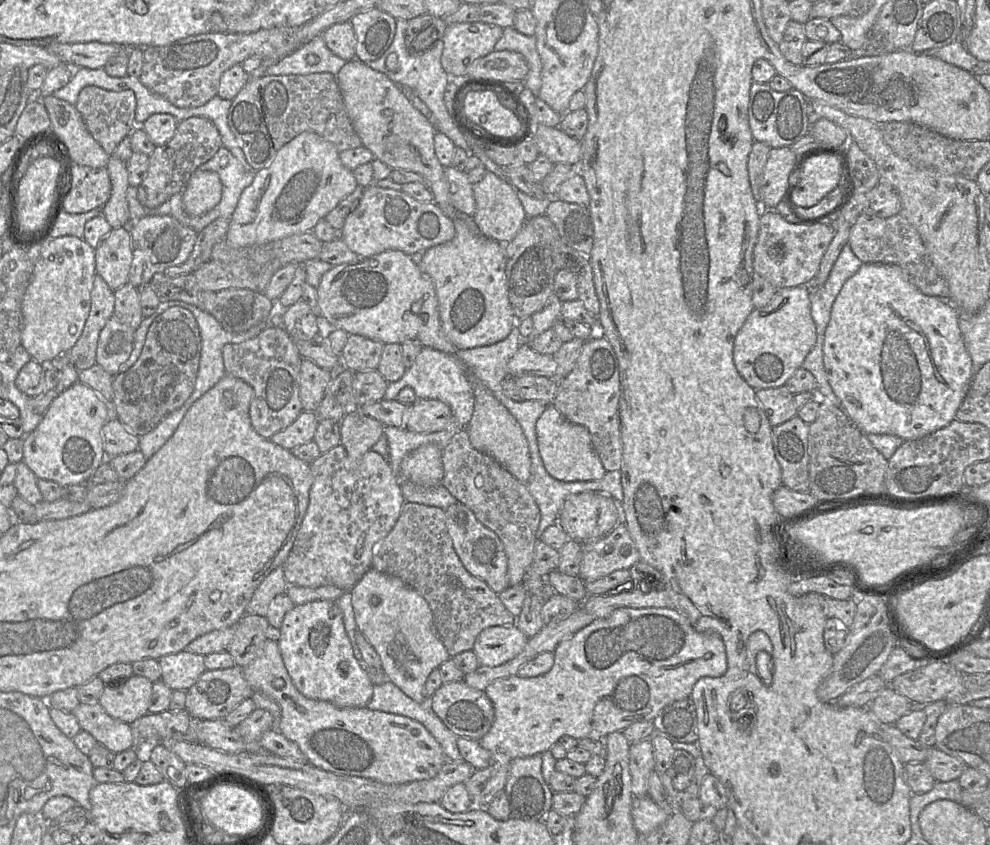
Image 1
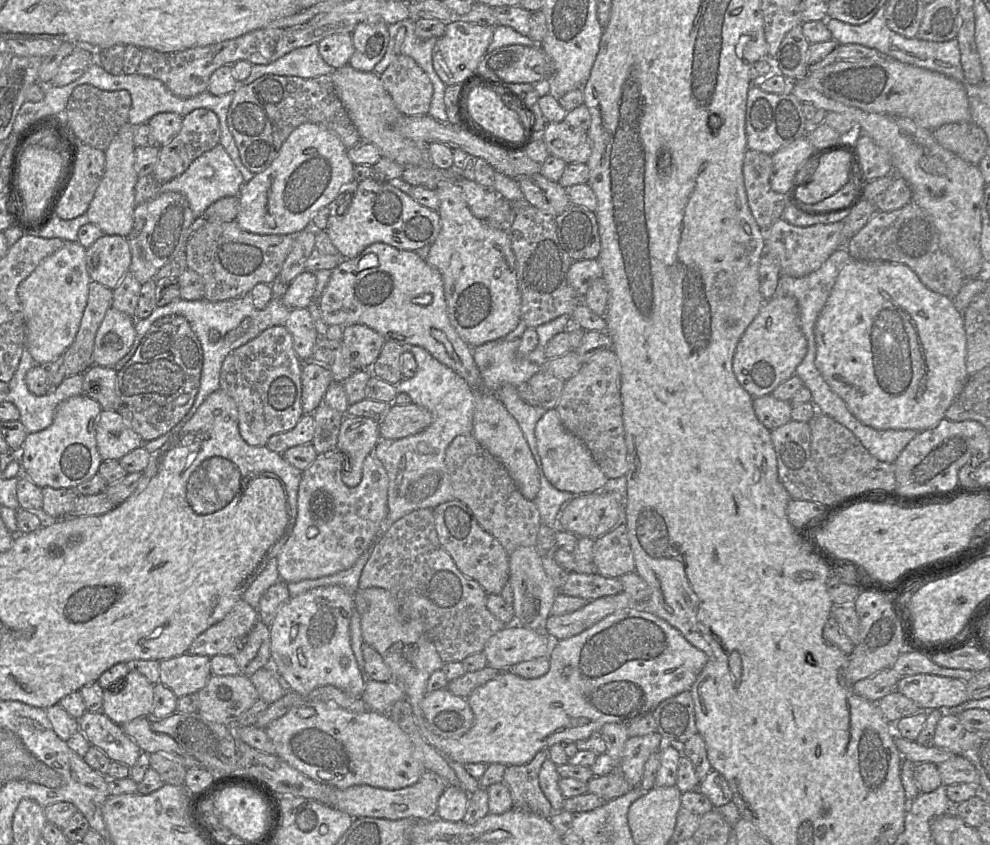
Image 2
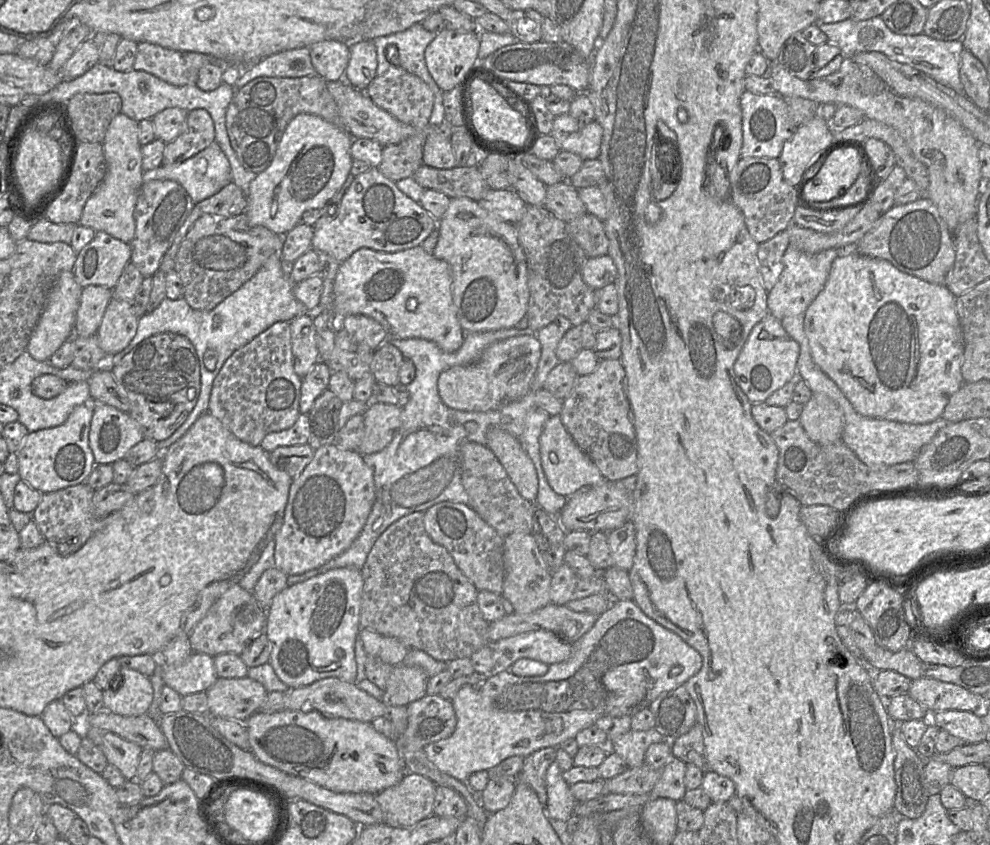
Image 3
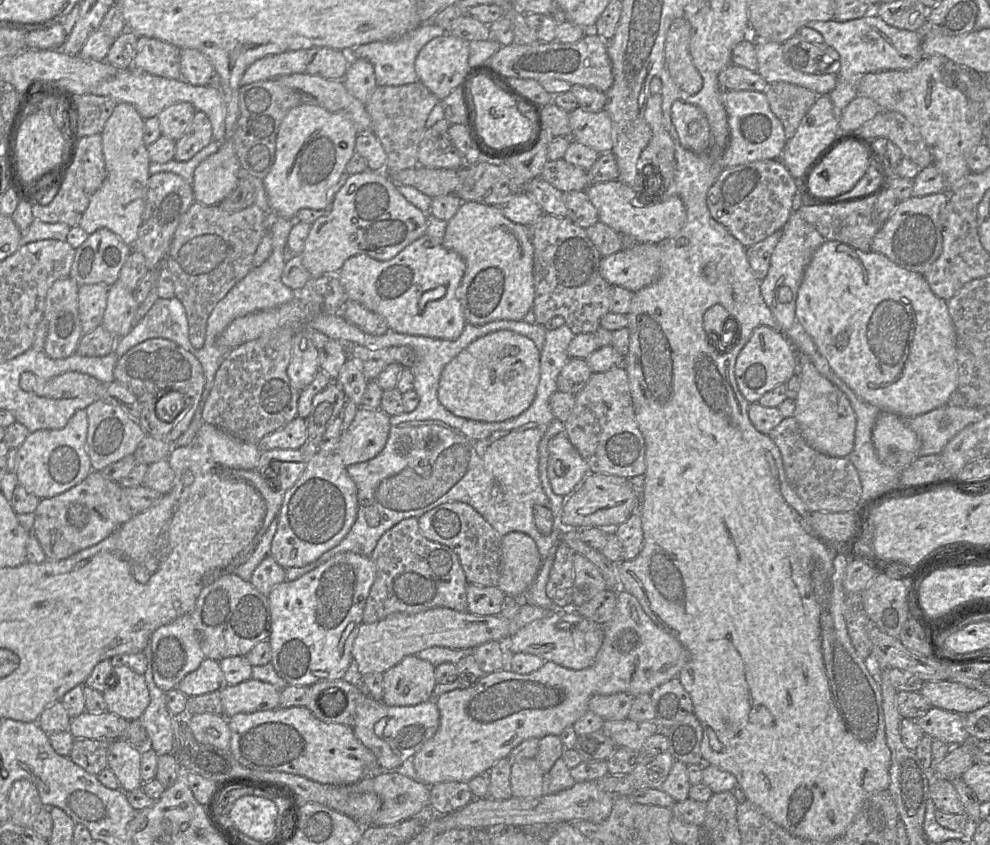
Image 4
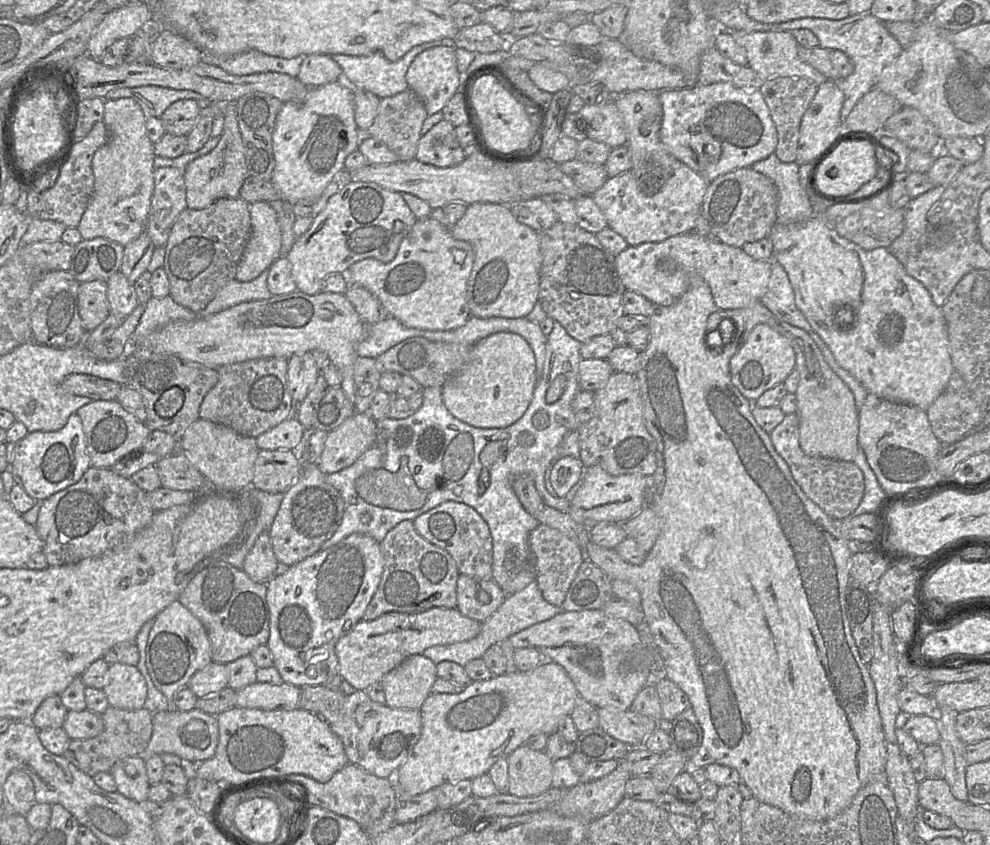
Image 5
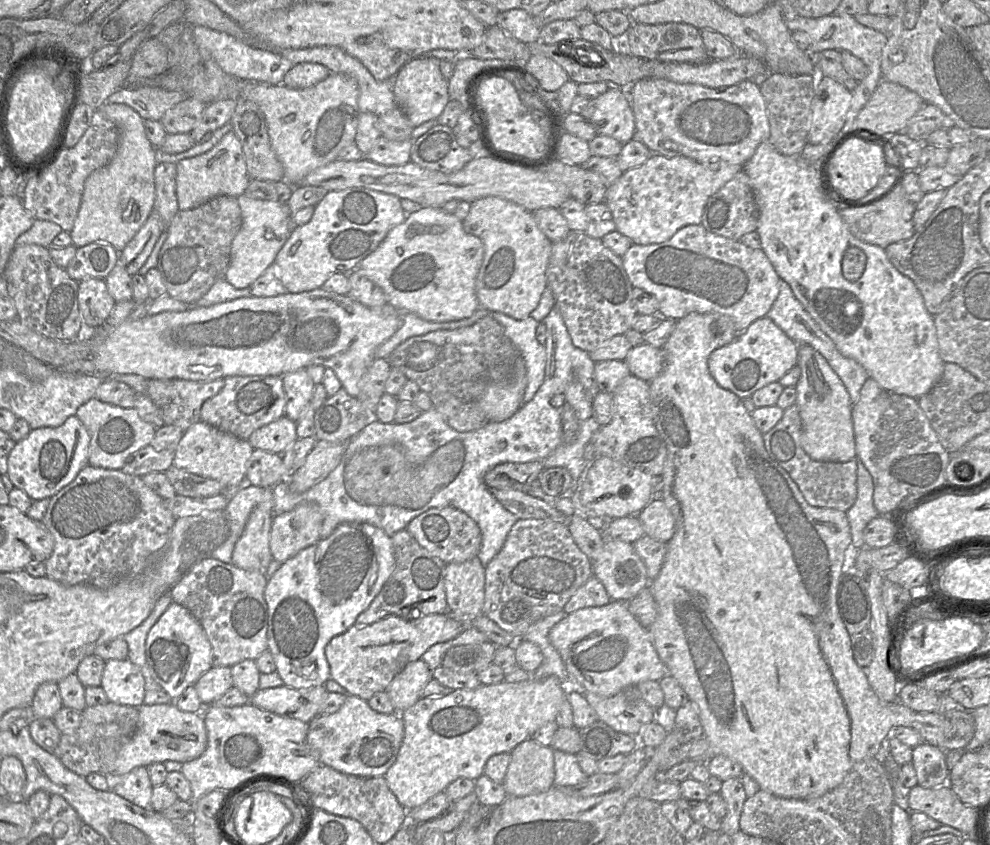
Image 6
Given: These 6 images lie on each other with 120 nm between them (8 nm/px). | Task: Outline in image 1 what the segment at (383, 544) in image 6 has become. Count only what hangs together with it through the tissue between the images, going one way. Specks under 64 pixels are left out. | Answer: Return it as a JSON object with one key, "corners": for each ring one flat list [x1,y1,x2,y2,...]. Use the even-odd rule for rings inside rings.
{"corners":[[316,600,295,605,283,618,277,632,277,642,295,687,305,697,327,701,341,708,367,707,374,685,365,666,354,656,343,614,336,601]]}

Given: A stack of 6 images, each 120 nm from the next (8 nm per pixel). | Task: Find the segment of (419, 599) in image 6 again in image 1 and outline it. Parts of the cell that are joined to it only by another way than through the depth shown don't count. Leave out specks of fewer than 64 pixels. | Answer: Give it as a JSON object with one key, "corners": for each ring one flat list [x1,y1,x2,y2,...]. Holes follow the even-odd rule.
{"corners":[[405,502,399,518,389,534,376,547,371,569,401,579,415,589,429,604,434,625,450,658,473,649,477,636,486,628,514,625,516,617,503,605,497,593,485,582,472,576,456,554,449,536,445,510,425,504]]}

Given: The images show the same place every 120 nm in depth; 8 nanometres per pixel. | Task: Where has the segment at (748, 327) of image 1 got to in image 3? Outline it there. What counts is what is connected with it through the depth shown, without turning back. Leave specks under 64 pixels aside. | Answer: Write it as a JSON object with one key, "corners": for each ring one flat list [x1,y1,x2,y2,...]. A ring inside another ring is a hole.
{"corners":[[768,313,766,317,752,328,747,341,734,363,733,369,736,383,752,404,764,403,773,392,784,386,790,380,799,378,797,375,798,357,799,344,785,331,780,321]]}

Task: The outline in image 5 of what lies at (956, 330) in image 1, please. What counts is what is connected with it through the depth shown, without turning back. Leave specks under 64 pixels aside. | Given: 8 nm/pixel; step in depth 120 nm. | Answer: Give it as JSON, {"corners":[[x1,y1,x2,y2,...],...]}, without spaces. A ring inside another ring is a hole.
{"corners":[[811,217,801,223,775,223,767,238,771,240,773,246,772,260,777,261,788,275,795,294,797,308,828,346,837,364,848,371,868,393,894,402,910,404,926,411,945,390,951,375,955,371,951,362,947,324,942,308,934,303,927,288,919,280,909,275,902,263,887,248,879,247,865,250,850,240,841,237,822,218]]}

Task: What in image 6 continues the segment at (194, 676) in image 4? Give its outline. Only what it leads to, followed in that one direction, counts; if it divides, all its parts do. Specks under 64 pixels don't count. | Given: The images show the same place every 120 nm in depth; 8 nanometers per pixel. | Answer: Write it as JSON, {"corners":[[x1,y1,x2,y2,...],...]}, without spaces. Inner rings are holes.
{"corners":[[212,666,194,684,204,706,211,705,216,699,233,687,231,667]]}

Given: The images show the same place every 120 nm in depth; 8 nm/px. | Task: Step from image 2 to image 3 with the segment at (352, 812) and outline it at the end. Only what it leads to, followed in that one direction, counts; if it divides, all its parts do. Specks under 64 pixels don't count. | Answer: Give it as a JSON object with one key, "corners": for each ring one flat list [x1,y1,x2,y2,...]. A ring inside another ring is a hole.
{"corners":[[409,773,395,786,376,794,384,814,383,823,391,827,410,827,434,815,436,784,430,779]]}

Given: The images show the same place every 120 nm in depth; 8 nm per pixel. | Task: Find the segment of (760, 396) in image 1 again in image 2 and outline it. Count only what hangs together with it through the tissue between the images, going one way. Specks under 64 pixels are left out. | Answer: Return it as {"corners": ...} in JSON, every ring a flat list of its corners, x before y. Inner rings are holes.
{"corners":[[772,394,753,397,753,409,759,421,770,431,792,420,792,403,776,399]]}

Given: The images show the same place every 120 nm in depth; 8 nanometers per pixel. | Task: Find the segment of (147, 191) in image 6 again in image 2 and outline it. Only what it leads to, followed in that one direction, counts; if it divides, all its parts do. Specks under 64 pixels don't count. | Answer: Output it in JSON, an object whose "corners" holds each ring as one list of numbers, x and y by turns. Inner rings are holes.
{"corners":[[125,123,105,150,105,168,101,182,85,213,89,223,98,226,104,235,127,237,134,225,135,185,138,175,135,171,135,127]]}

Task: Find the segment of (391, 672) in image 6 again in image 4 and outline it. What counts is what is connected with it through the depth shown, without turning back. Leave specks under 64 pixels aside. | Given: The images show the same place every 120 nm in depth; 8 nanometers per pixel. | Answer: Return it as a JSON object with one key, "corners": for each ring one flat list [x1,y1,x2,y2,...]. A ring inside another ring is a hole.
{"corners":[[521,604,513,619,498,615,479,616,469,612,459,612,449,608,432,608,416,614,394,613,371,623,362,623,352,648,352,661,355,661,362,676,371,673,383,674,398,664,404,657,415,655,431,647,450,649,475,649,490,641,500,642,512,638,527,624,546,617,549,612,541,607]]}

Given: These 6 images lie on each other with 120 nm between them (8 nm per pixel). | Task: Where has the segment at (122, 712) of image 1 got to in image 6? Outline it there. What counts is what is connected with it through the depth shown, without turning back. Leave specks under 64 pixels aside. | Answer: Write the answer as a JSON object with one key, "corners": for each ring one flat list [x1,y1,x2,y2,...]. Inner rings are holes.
{"corners":[[129,659,106,661,101,687,108,702,136,708,144,704,145,680,140,668]]}

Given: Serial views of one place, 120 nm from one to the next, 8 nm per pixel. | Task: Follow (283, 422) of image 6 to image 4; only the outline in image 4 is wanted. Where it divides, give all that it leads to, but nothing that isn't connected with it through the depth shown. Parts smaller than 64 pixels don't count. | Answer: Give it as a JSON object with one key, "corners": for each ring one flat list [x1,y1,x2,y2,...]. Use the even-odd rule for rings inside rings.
{"corners":[[297,416,283,428,264,436,257,445,262,452,272,449,299,449,306,442,306,420]]}

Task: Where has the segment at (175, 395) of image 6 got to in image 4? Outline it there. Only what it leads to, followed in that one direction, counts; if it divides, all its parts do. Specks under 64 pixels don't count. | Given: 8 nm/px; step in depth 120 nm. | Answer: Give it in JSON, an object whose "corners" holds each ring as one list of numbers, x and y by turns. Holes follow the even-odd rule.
{"corners":[[151,338,129,349,119,357,114,367,114,378,126,386,140,404,138,423,147,436,173,443,189,427,201,400,205,375,198,359,175,342,164,338],[170,391,184,395,184,408,172,421,163,421,156,415,157,401]]}

